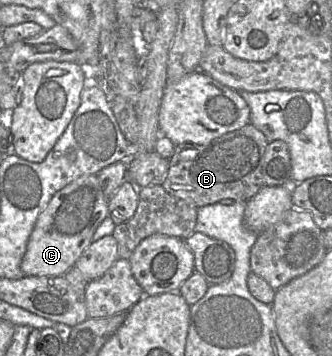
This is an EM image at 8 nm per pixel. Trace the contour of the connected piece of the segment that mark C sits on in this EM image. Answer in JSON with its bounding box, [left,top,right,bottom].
[20,174,108,276]

